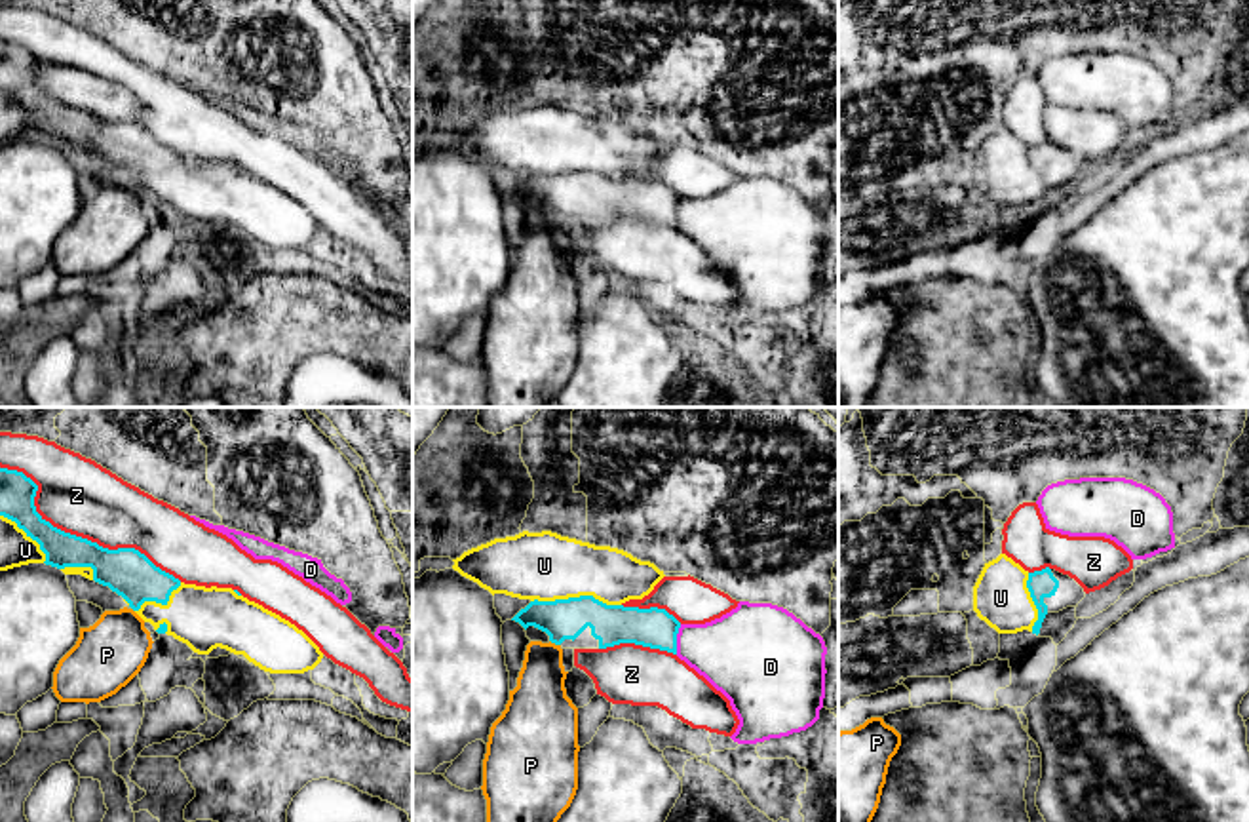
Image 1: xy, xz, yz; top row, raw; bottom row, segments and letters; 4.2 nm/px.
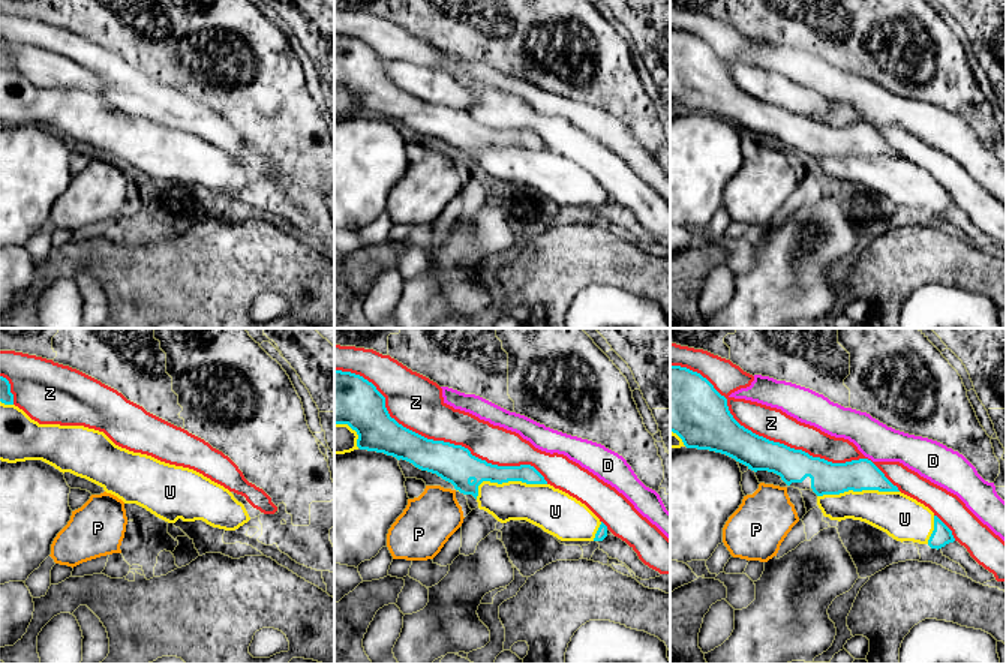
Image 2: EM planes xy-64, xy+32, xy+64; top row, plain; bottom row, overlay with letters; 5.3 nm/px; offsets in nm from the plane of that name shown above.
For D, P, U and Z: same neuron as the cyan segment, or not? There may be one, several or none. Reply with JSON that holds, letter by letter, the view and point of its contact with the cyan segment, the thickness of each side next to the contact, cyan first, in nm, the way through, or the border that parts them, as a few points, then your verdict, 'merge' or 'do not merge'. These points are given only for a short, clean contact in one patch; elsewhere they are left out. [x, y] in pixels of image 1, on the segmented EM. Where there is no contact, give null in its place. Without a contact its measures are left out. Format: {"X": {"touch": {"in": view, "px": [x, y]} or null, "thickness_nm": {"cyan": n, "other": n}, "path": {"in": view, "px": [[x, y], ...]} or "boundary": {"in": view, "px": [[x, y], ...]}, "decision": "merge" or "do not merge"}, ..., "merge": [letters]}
{"D": {"touch": {"in": "xz", "px": [675, 640]}, "thickness_nm": {"cyan": 170, "other": 320}, "decision": "do not merge"}, "P": {"touch": {"in": "xz", "px": [556, 644]}, "thickness_nm": {"cyan": 180, "other": 220}, "boundary": {"in": "xz", "px": [[550, 640], [559, 645]]}, "decision": "do not merge"}, "U": {"touch": {"in": "xz", "px": [576, 598]}, "thickness_nm": {"cyan": 180, "other": 280}, "decision": "merge"}, "Z": {"touch": {"in": "xy", "px": [78, 537]}, "thickness_nm": {"cyan": 200, "other": 320}, "decision": "do not merge"}, "merge": ["U"]}

